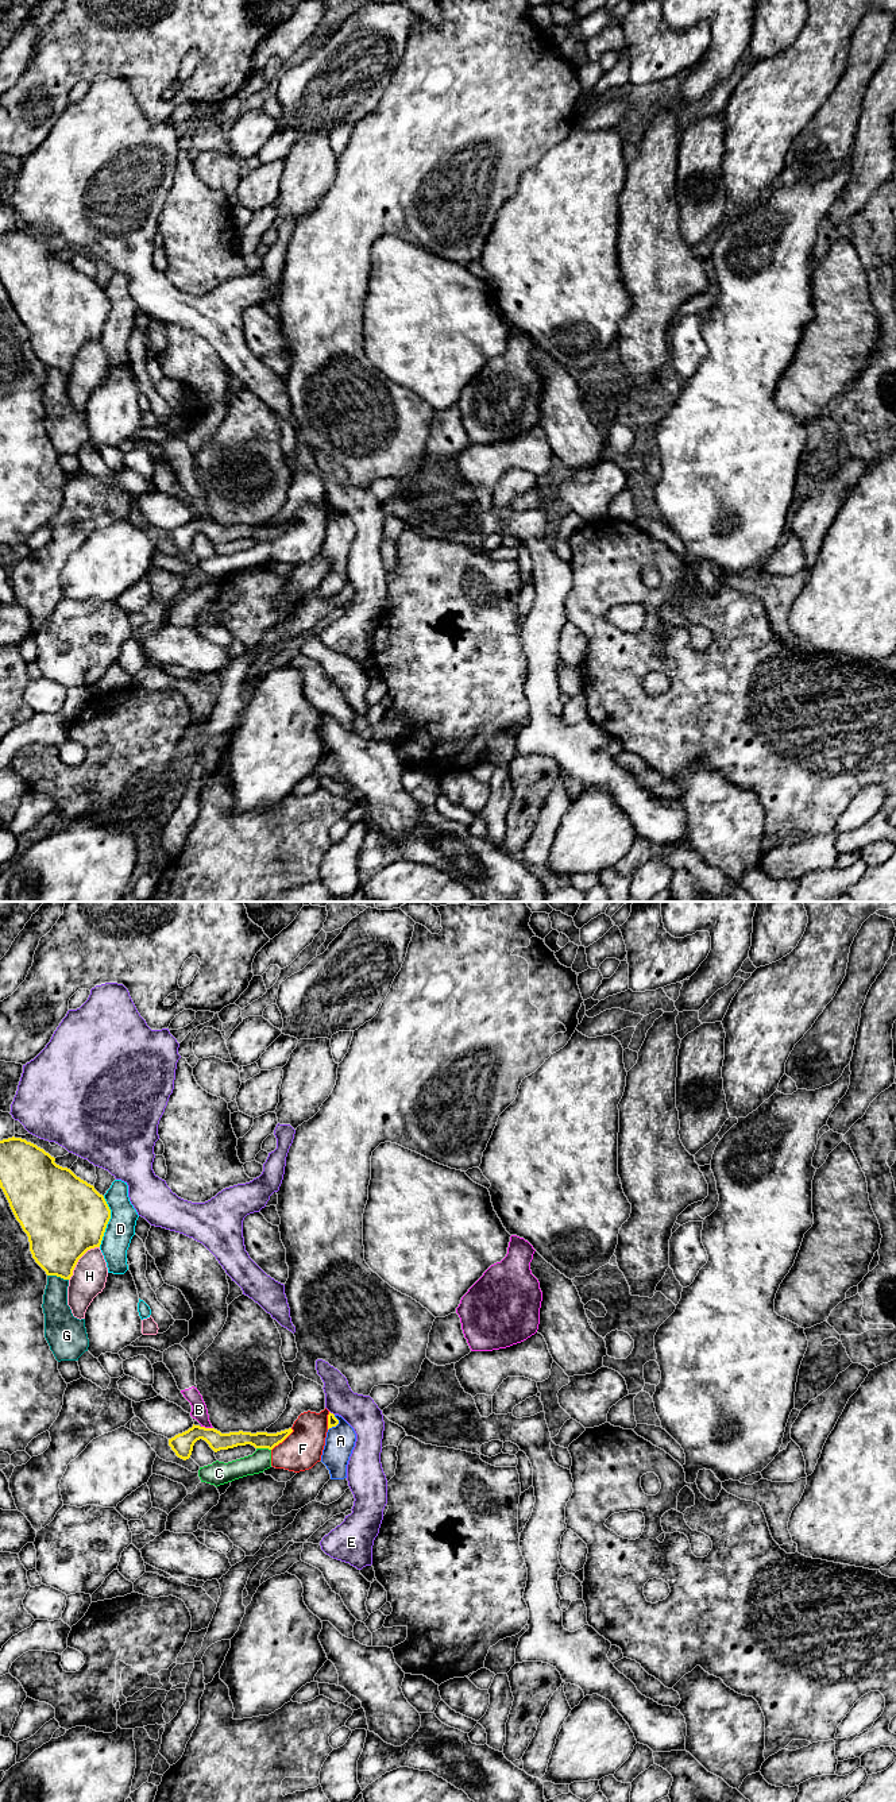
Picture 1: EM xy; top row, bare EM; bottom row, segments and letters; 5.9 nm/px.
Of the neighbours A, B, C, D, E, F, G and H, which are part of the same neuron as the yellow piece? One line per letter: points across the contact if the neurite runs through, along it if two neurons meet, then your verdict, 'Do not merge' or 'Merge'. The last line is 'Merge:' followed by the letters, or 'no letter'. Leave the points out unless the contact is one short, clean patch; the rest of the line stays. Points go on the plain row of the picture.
A: Boundary: xy (335, 508), (338, 516), (328, 523). Do not merge
B: Boundary: xy (201, 519), (212, 521). Do not merge
C: Boundary: xy (257, 540), (267, 540), (270, 543). Do not merge
D: Do not merge
E: Do not merge
F: Boundary: xy (292, 521), (271, 543). Do not merge
G: Do not merge
H: Do not merge
Merge: no letter

